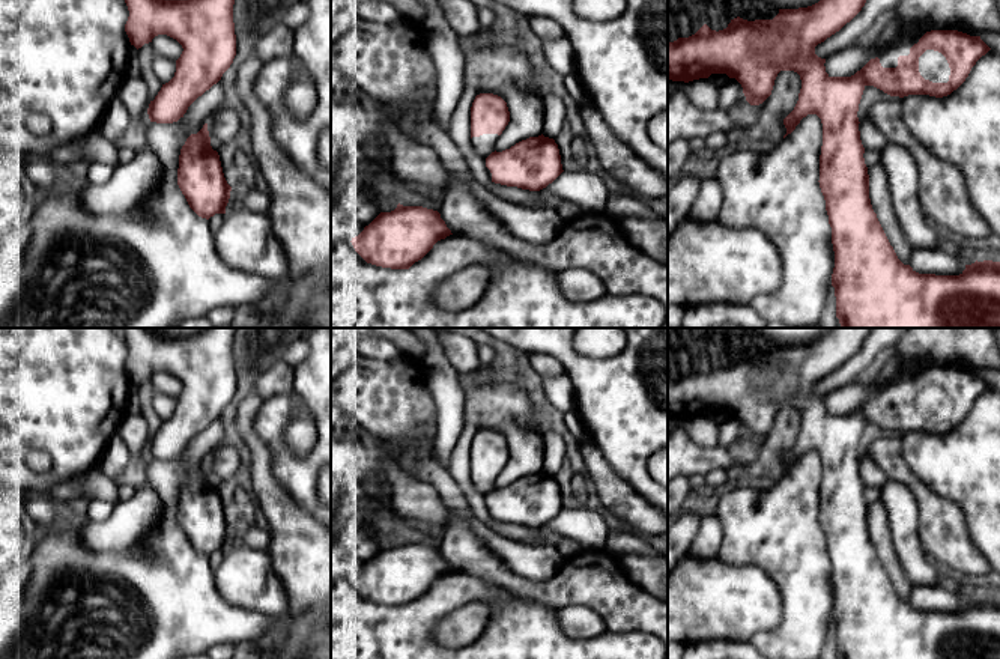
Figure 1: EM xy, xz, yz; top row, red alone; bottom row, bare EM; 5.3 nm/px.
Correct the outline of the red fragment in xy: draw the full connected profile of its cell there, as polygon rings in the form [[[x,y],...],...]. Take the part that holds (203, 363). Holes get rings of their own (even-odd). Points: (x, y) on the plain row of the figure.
[[[117,328],[129,348],[125,369],[137,387],[152,379],[158,372],[176,376],[183,388],[176,397],[174,414],[162,421],[150,438],[150,459],[173,460],[186,450],[188,444],[217,421],[236,393],[233,342],[238,328],[205,328],[188,337],[164,337],[149,328]]]

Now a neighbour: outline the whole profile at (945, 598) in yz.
[[[952,584],[913,585],[908,600],[919,611],[959,612],[965,606],[959,590]]]

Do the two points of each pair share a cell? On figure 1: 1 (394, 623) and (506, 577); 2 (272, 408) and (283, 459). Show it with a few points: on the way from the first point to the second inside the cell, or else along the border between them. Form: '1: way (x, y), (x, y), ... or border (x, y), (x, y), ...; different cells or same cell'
1: border (457, 572), (478, 577), (522, 599); different cells
2: way (272, 420), (272, 435), (278, 447); same cell

